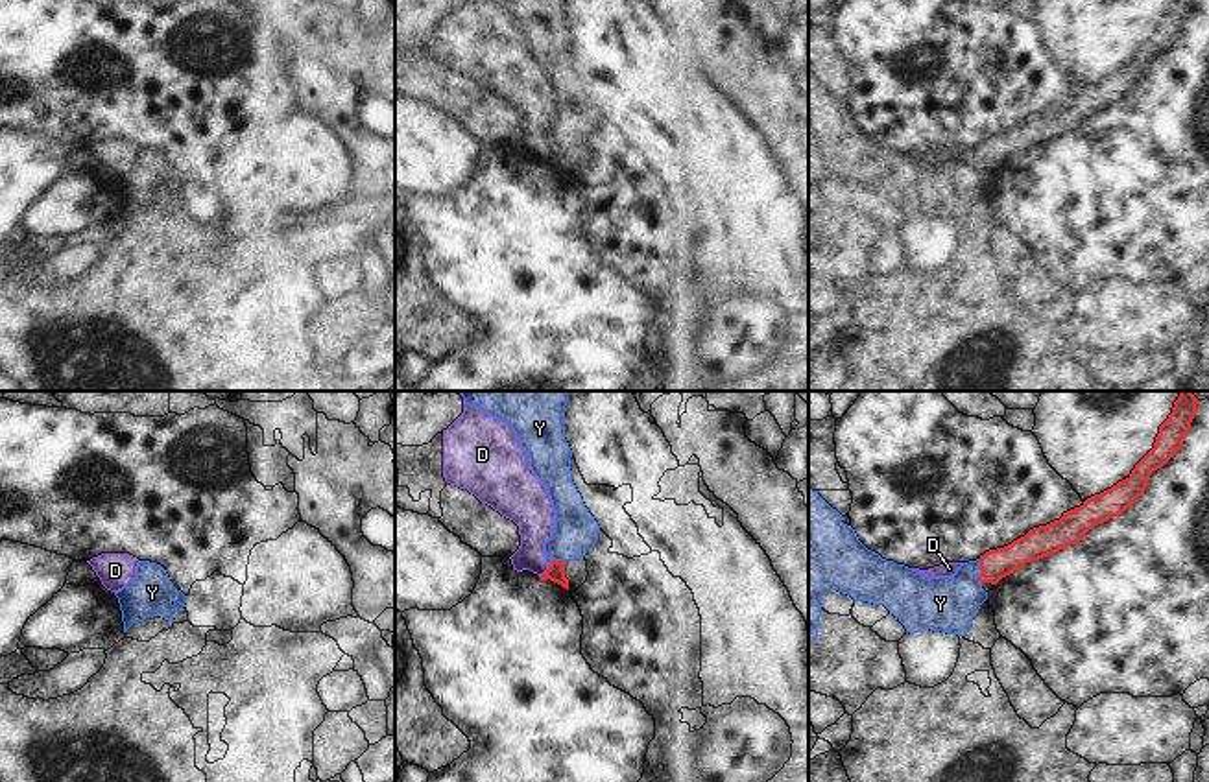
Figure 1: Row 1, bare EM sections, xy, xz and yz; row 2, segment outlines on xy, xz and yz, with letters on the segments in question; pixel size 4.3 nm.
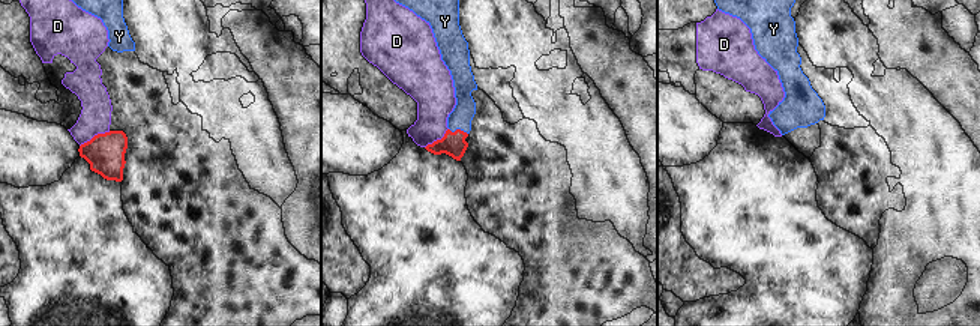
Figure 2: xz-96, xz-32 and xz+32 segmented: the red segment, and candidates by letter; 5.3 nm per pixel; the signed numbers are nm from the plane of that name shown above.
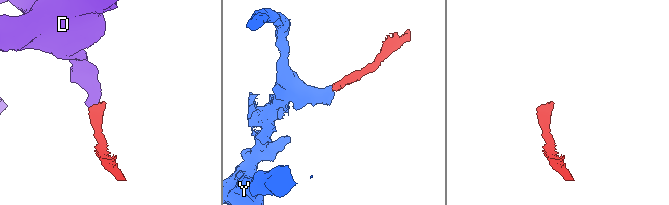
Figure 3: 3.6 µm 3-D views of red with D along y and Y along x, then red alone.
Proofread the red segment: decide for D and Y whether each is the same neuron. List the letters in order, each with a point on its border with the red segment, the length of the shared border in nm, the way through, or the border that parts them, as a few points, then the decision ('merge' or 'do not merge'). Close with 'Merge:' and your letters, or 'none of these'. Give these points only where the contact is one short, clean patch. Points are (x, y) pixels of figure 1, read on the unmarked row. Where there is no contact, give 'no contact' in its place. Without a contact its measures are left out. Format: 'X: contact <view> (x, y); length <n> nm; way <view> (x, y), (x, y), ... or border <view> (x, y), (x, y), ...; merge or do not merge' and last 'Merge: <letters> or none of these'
D: contact xz (549, 155); length 90 nm; border xz (552, 148), (539, 163); do not merge
Y: contact yz (982, 159); length 110 nm; way yz (997, 150), (982, 159), (940, 190); merge
Merge: Y

